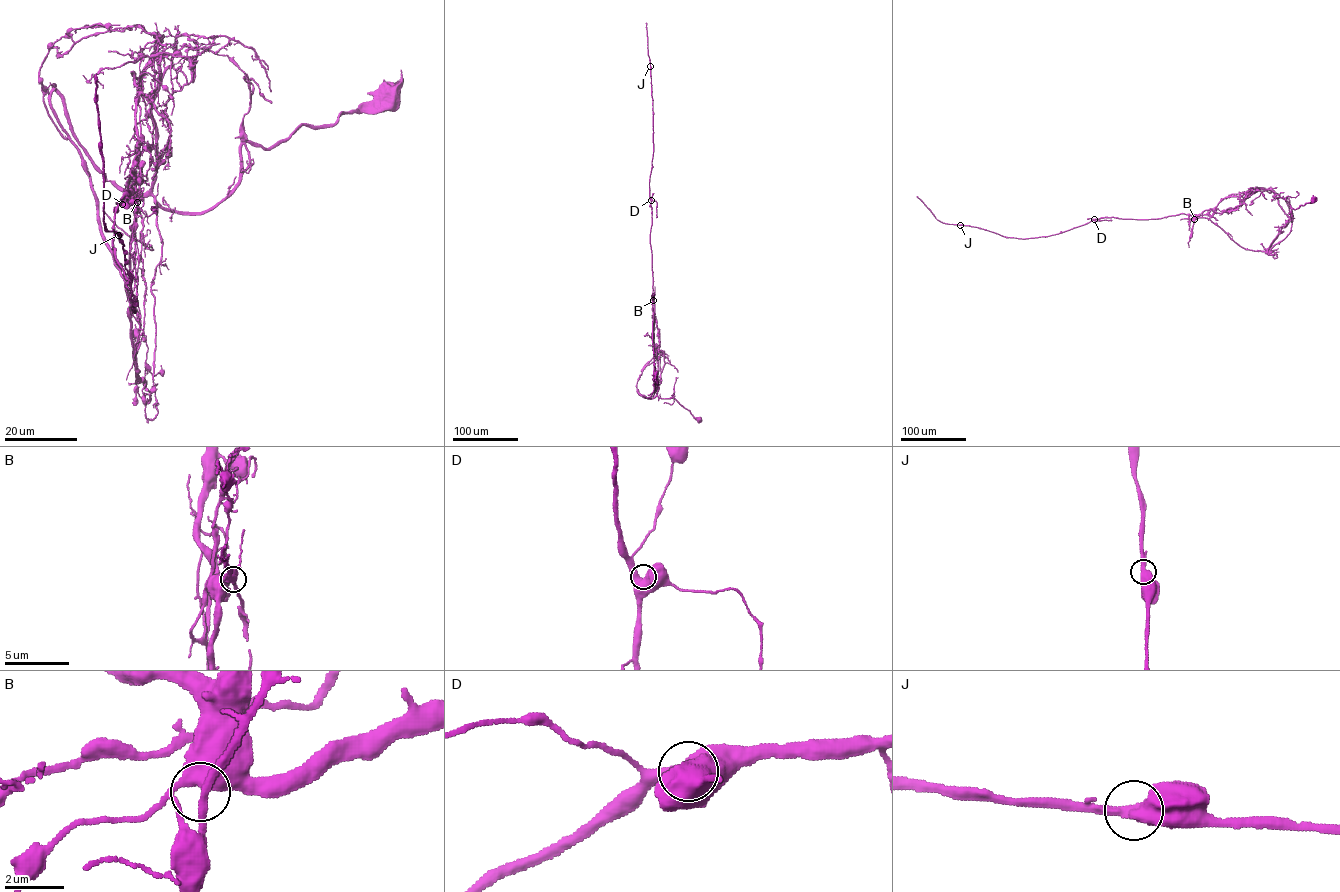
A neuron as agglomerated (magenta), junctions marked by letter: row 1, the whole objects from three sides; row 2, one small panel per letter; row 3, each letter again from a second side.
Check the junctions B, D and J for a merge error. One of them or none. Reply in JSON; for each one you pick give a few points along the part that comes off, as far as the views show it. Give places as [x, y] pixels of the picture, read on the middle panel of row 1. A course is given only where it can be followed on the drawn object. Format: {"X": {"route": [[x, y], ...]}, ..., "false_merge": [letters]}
{"false_merge": []}

